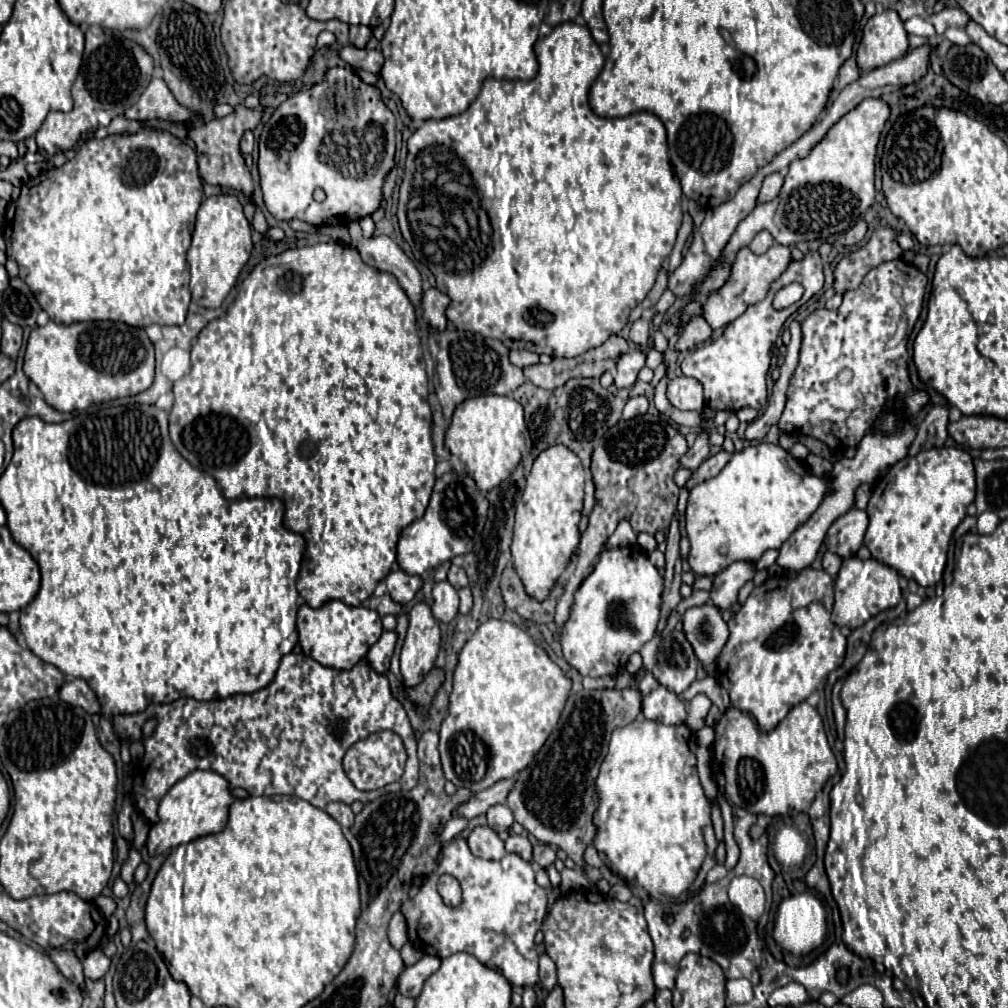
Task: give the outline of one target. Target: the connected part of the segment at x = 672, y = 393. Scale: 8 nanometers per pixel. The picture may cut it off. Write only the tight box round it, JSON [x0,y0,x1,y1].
[666,376,704,410]

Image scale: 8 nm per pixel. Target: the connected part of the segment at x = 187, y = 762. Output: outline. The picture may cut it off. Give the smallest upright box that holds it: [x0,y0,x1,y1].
[112,654,418,824]

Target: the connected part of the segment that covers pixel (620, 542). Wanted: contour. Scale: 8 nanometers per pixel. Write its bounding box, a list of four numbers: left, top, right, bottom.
[606,520,636,549]

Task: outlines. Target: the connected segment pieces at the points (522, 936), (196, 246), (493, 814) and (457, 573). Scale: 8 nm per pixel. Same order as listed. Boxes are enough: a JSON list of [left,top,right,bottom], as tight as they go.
[[400,838,546,986],[188,194,250,308],[486,804,514,832],[448,564,468,588]]

